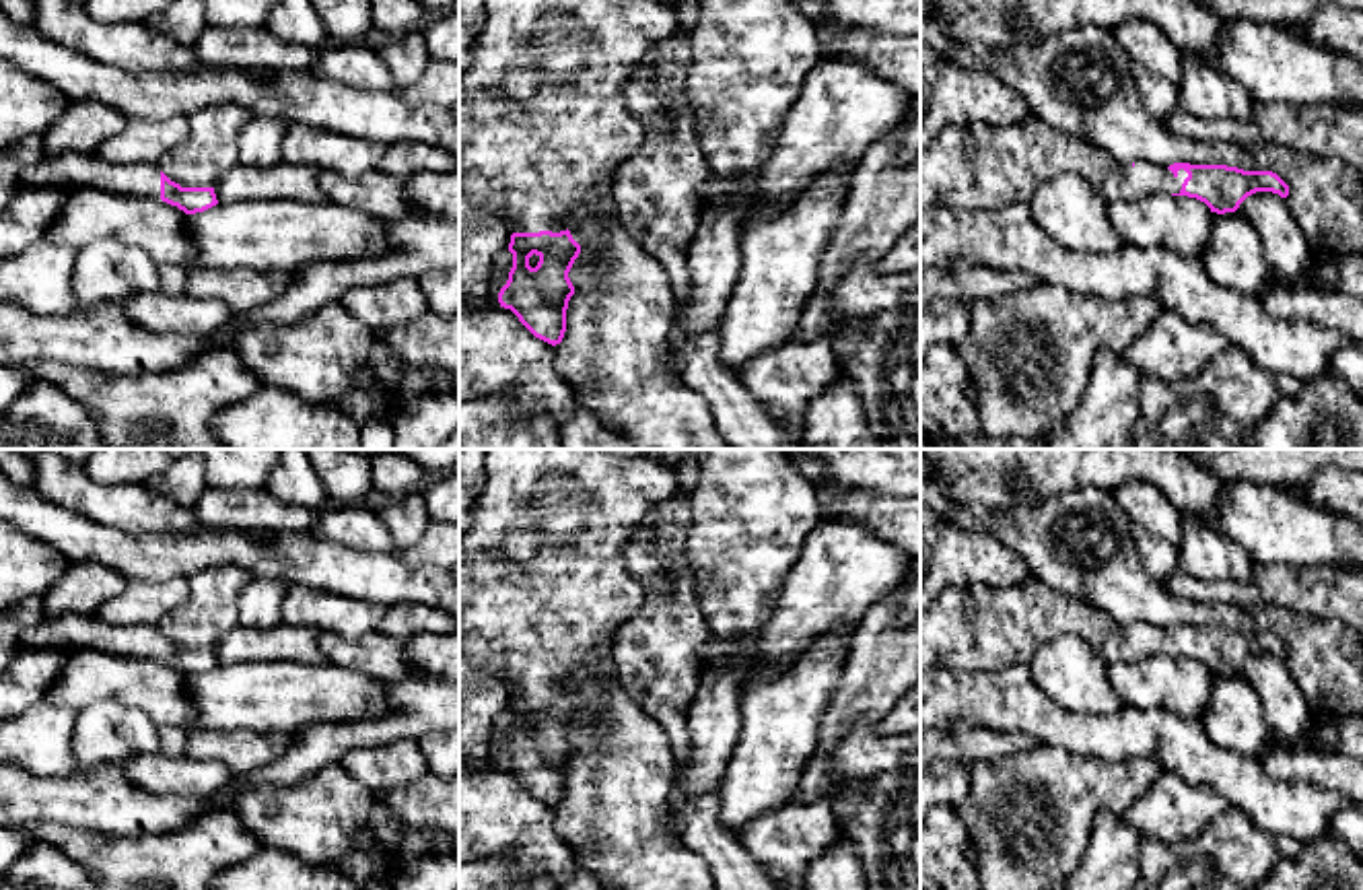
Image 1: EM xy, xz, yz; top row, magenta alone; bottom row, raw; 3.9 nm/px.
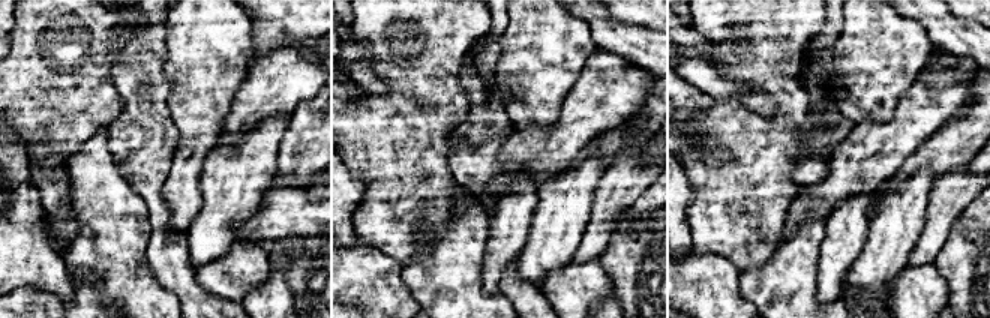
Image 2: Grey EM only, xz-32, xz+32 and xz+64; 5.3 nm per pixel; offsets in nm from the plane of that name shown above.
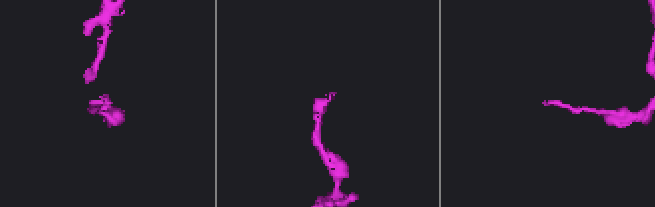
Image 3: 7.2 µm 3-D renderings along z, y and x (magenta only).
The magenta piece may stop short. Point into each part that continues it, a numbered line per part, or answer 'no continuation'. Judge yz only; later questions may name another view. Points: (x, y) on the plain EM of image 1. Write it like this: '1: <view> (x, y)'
1: yz (981, 629)

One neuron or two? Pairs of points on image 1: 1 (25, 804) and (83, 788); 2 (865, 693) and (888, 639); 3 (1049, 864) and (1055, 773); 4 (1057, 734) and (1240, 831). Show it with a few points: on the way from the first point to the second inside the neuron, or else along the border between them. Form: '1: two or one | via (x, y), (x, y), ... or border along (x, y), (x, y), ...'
1: one | via (40, 800), (68, 800)
2: one | via (874, 680), (886, 652)
3: one | via (1049, 841), (1049, 812), (1055, 806), (1055, 796)
4: two | border along (1230, 804), (1271, 833)

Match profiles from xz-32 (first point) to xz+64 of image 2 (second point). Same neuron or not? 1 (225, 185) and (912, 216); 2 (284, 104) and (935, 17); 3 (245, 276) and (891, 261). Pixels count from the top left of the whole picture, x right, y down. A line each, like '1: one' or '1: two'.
1: one
2: two
3: two

